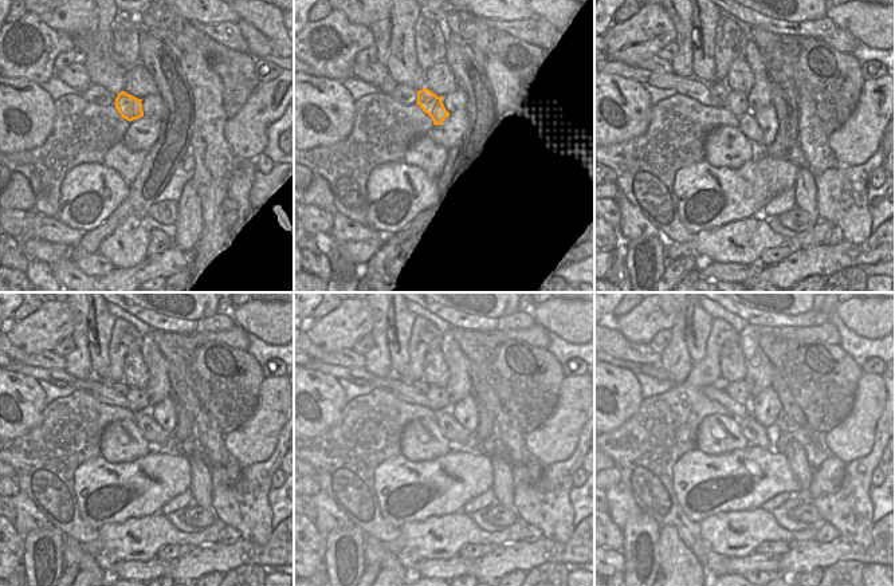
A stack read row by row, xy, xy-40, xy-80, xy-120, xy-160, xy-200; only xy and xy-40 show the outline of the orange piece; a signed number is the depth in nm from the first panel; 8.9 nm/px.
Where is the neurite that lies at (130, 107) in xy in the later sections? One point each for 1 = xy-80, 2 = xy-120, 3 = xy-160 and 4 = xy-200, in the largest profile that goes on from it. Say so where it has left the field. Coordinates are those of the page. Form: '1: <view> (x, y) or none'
1: xy-80 (737, 102)
2: xy-120 (137, 400)
3: xy-160 (436, 394)
4: xy-200 (738, 390)

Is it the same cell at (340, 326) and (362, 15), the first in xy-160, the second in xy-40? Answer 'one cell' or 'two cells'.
two cells

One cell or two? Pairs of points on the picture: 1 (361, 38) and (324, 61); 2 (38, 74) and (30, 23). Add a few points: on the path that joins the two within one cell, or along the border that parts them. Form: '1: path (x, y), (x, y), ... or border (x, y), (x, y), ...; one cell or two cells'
1: path (352, 38), (345, 39), (333, 51); one cell
2: path (38, 61), (44, 42), (42, 34); one cell

